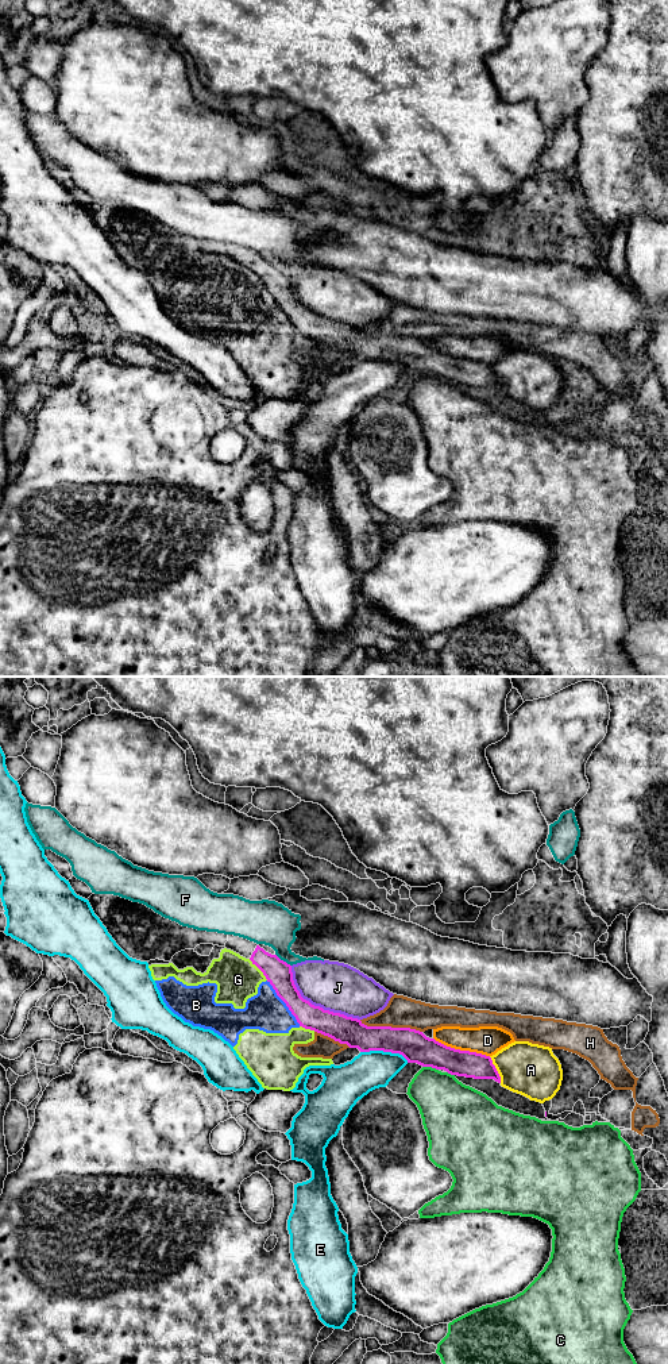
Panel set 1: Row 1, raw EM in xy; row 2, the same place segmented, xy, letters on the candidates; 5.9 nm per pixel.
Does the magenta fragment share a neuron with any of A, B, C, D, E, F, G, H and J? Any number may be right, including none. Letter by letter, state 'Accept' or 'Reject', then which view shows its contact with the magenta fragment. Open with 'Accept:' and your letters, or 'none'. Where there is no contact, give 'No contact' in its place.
Accept: none
A: Reject. Touches magenta in xy
B: Reject. Touches magenta in xy
C: Reject. Touches magenta in xy
D: Reject. Touches magenta in xy
E: Reject. Touches magenta in xy
F: Reject. Touches magenta in xy
G: Reject. Touches magenta in xy
H: Reject. Touches magenta in xy
J: Reject. Touches magenta in xy

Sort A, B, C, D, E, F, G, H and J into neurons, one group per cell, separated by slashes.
A / B G / C / D / E / F / H / J

